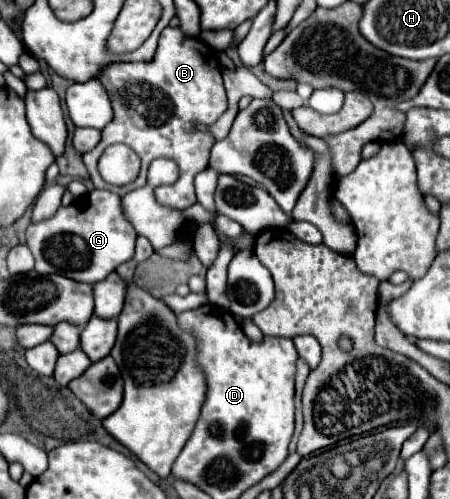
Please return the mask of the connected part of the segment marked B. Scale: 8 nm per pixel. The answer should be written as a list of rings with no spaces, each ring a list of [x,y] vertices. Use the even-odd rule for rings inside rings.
[[[165,27],[159,37],[159,47],[153,61],[147,63],[113,63],[103,67],[97,81],[105,87],[111,107],[113,121],[101,131],[101,141],[95,149],[83,153],[83,163],[91,175],[95,189],[107,189],[117,195],[125,195],[147,183],[147,167],[153,159],[165,157],[179,165],[179,179],[173,185],[155,187],[157,203],[165,203],[171,209],[187,209],[195,203],[193,177],[207,169],[209,151],[213,147],[213,137],[195,129],[197,123],[211,125],[227,109],[227,95],[221,77],[219,55],[195,37],[187,37],[181,27]],[[113,143],[129,145],[141,157],[141,173],[137,181],[115,187],[101,179],[97,173],[97,159]],[[155,153],[155,157],[153,157]]]

